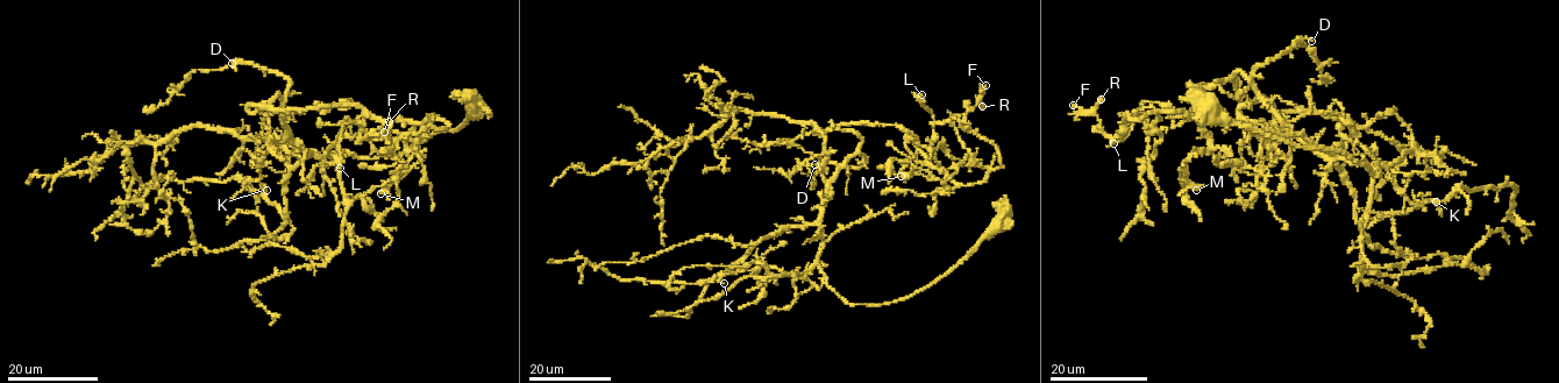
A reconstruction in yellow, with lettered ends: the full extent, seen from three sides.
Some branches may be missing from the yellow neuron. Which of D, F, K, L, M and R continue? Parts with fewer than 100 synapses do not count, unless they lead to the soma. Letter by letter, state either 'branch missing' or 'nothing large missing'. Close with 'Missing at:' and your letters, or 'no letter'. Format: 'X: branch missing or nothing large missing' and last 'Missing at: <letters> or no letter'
D: branch missing
F: nothing large missing
K: nothing large missing
L: nothing large missing
M: nothing large missing
R: nothing large missing
Missing at: D

